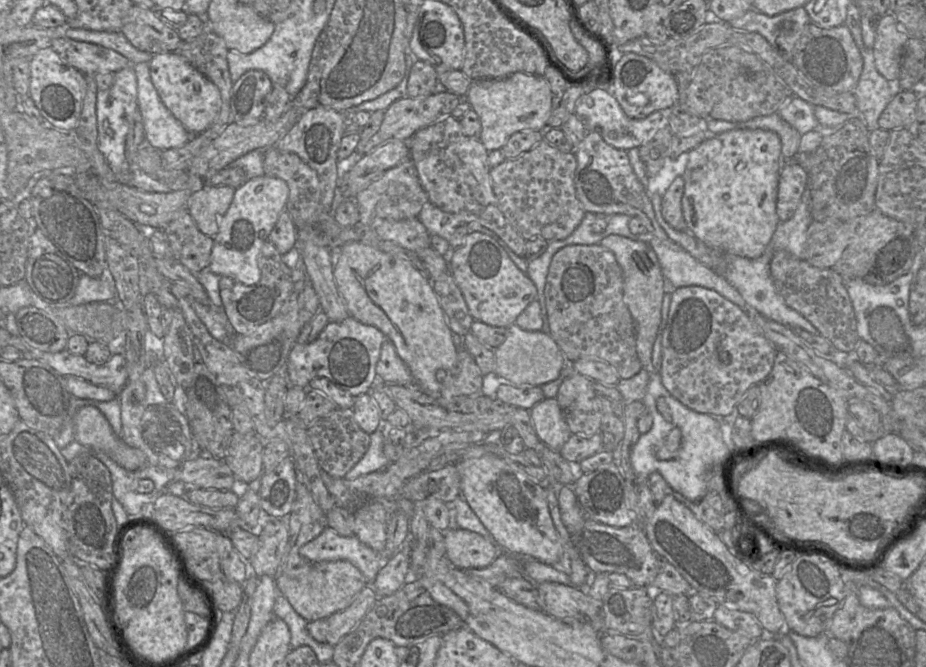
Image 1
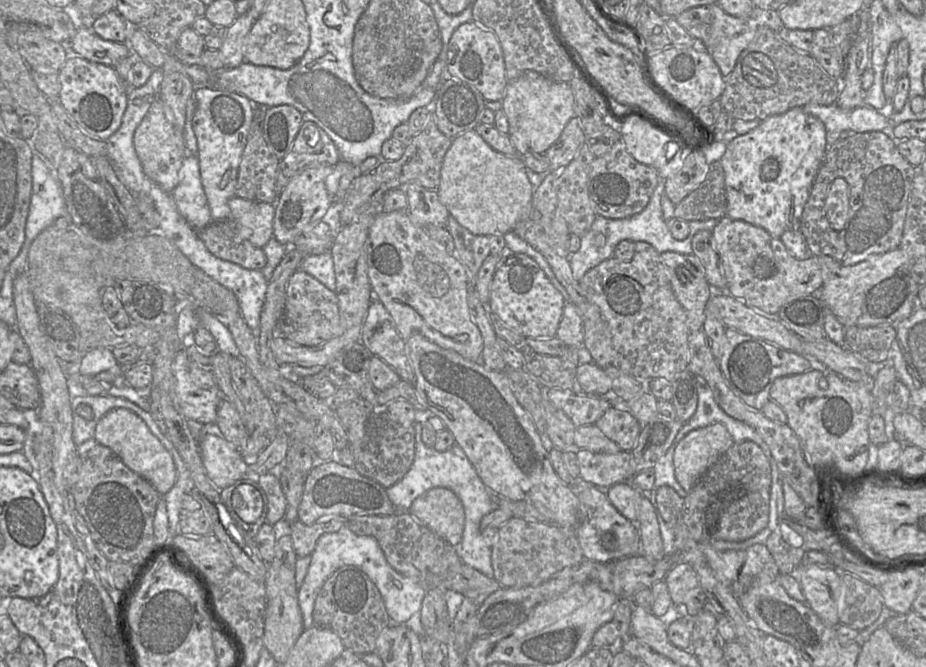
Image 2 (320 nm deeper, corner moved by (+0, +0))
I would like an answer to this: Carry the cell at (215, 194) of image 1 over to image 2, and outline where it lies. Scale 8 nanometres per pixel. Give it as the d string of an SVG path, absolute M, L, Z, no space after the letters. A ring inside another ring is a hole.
M233 197L229 200L230 218L248 229L250 242L262 248L273 237L275 209L272 204Z

